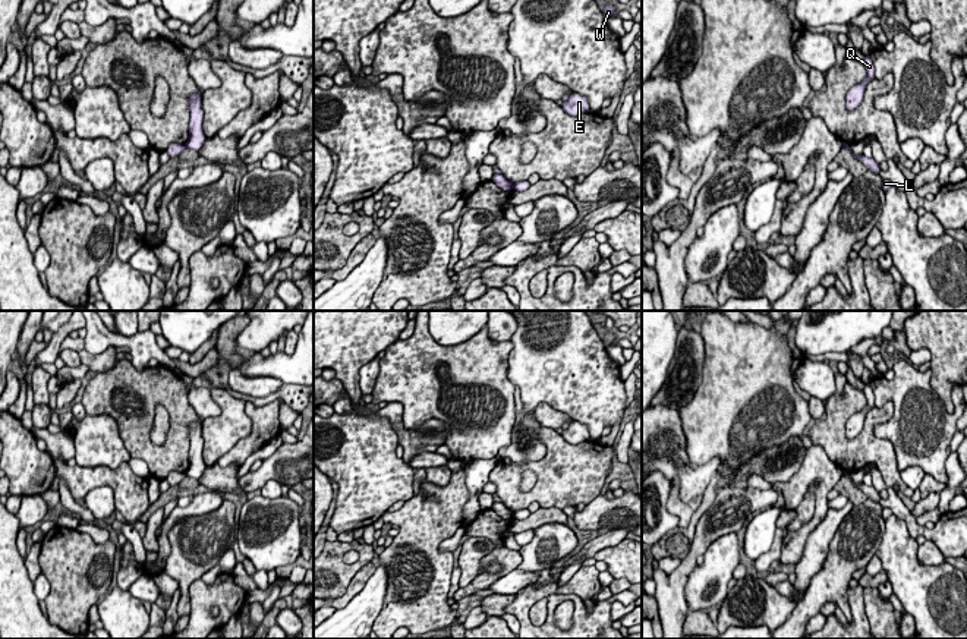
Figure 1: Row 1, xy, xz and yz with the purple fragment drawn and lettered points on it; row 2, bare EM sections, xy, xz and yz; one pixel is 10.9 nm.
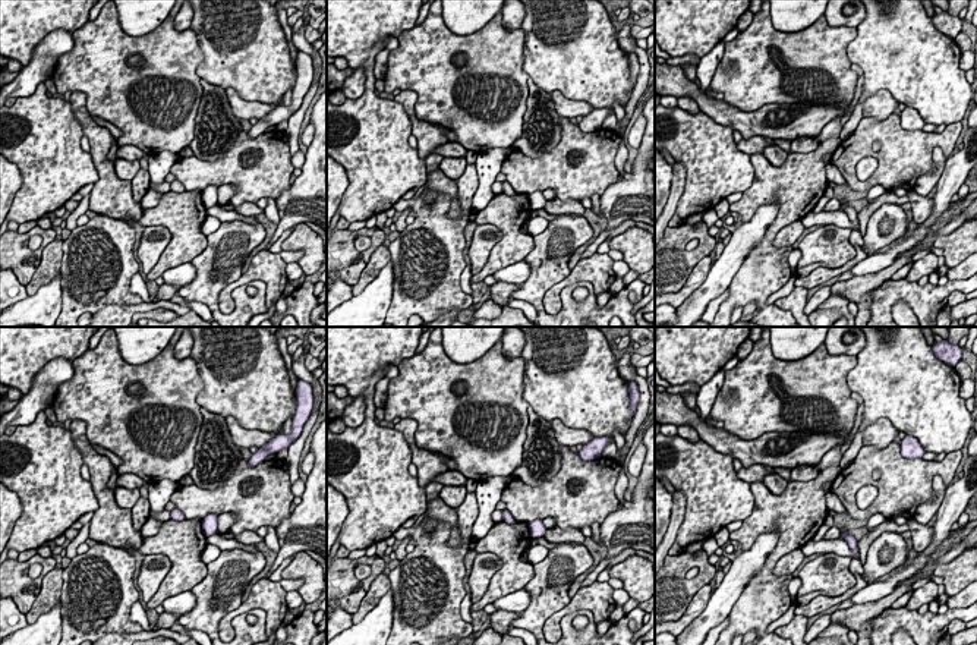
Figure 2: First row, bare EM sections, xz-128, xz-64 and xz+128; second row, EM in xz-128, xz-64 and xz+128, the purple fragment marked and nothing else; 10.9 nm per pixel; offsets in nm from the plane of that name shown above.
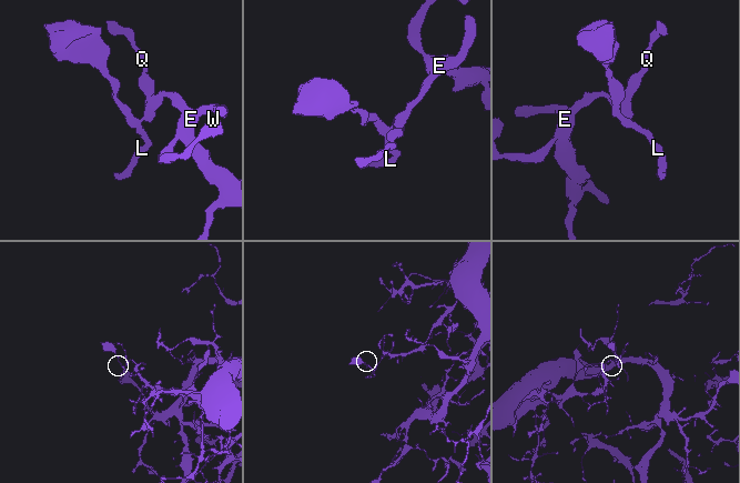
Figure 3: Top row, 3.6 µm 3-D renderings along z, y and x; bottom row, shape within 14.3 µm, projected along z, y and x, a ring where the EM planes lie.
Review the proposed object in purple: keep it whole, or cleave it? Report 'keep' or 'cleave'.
cleave

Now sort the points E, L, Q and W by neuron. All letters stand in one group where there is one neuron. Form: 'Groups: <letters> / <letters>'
Groups: E Q W / L

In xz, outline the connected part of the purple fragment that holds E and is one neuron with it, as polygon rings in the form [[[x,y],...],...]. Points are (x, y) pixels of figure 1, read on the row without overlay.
[[[577,421],[568,424],[568,428],[564,429],[561,435],[566,440],[566,443],[573,446],[589,441],[590,438],[588,425]]]

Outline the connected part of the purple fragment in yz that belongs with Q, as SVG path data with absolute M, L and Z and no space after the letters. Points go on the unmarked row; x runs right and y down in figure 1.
M869 383L864 384L863 393L866 396L867 405L864 406L863 410L851 415L850 419L847 421L845 435L848 440L857 437L862 432L866 413L875 406L875 396Z

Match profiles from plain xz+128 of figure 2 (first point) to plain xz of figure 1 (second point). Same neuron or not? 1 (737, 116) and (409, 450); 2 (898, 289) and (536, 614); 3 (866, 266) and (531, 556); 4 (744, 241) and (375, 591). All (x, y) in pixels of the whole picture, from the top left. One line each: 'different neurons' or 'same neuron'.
1: same neuron
2: different neurons
3: different neurons
4: same neuron

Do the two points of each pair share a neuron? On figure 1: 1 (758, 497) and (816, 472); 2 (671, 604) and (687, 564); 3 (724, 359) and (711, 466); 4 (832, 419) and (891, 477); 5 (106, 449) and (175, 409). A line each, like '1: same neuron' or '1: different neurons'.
1: different neurons
2: same neuron
3: different neurons
4: same neuron
5: different neurons

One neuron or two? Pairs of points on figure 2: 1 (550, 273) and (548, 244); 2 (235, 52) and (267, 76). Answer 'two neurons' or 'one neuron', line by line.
1: one neuron
2: one neuron

